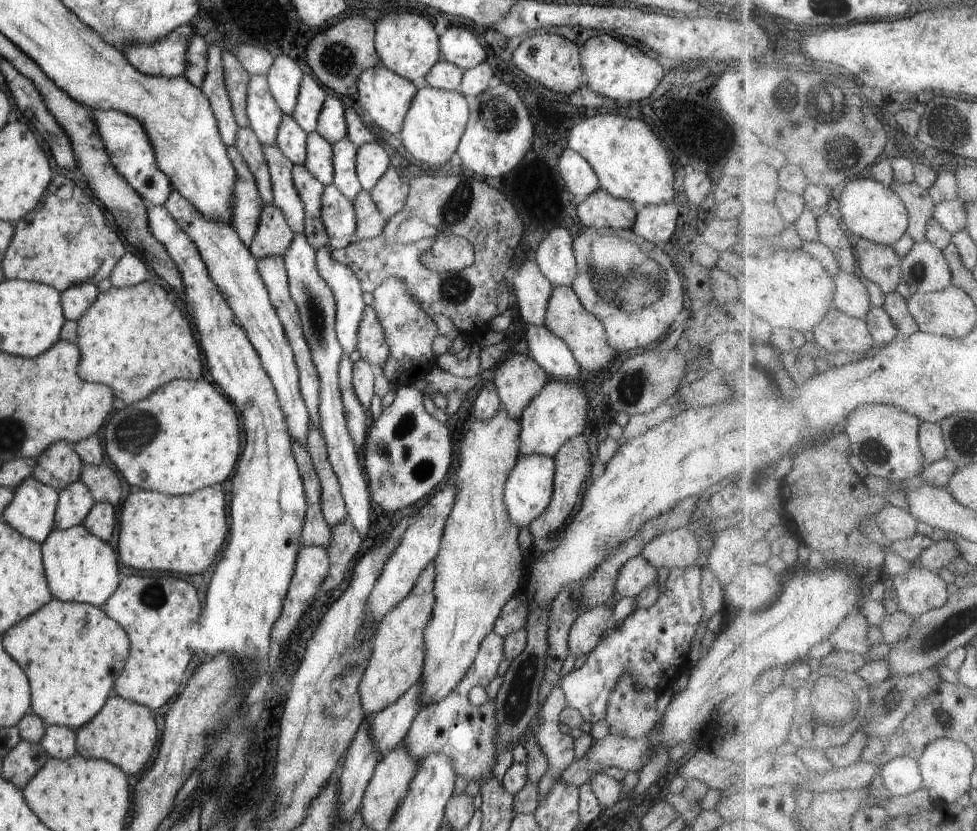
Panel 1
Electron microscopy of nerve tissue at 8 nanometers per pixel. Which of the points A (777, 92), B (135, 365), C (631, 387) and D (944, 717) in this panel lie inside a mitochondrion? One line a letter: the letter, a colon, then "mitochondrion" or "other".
A: mitochondrion
B: other
C: mitochondrion
D: mitochondrion

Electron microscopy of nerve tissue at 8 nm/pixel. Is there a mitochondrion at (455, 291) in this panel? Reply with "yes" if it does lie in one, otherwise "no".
yes

